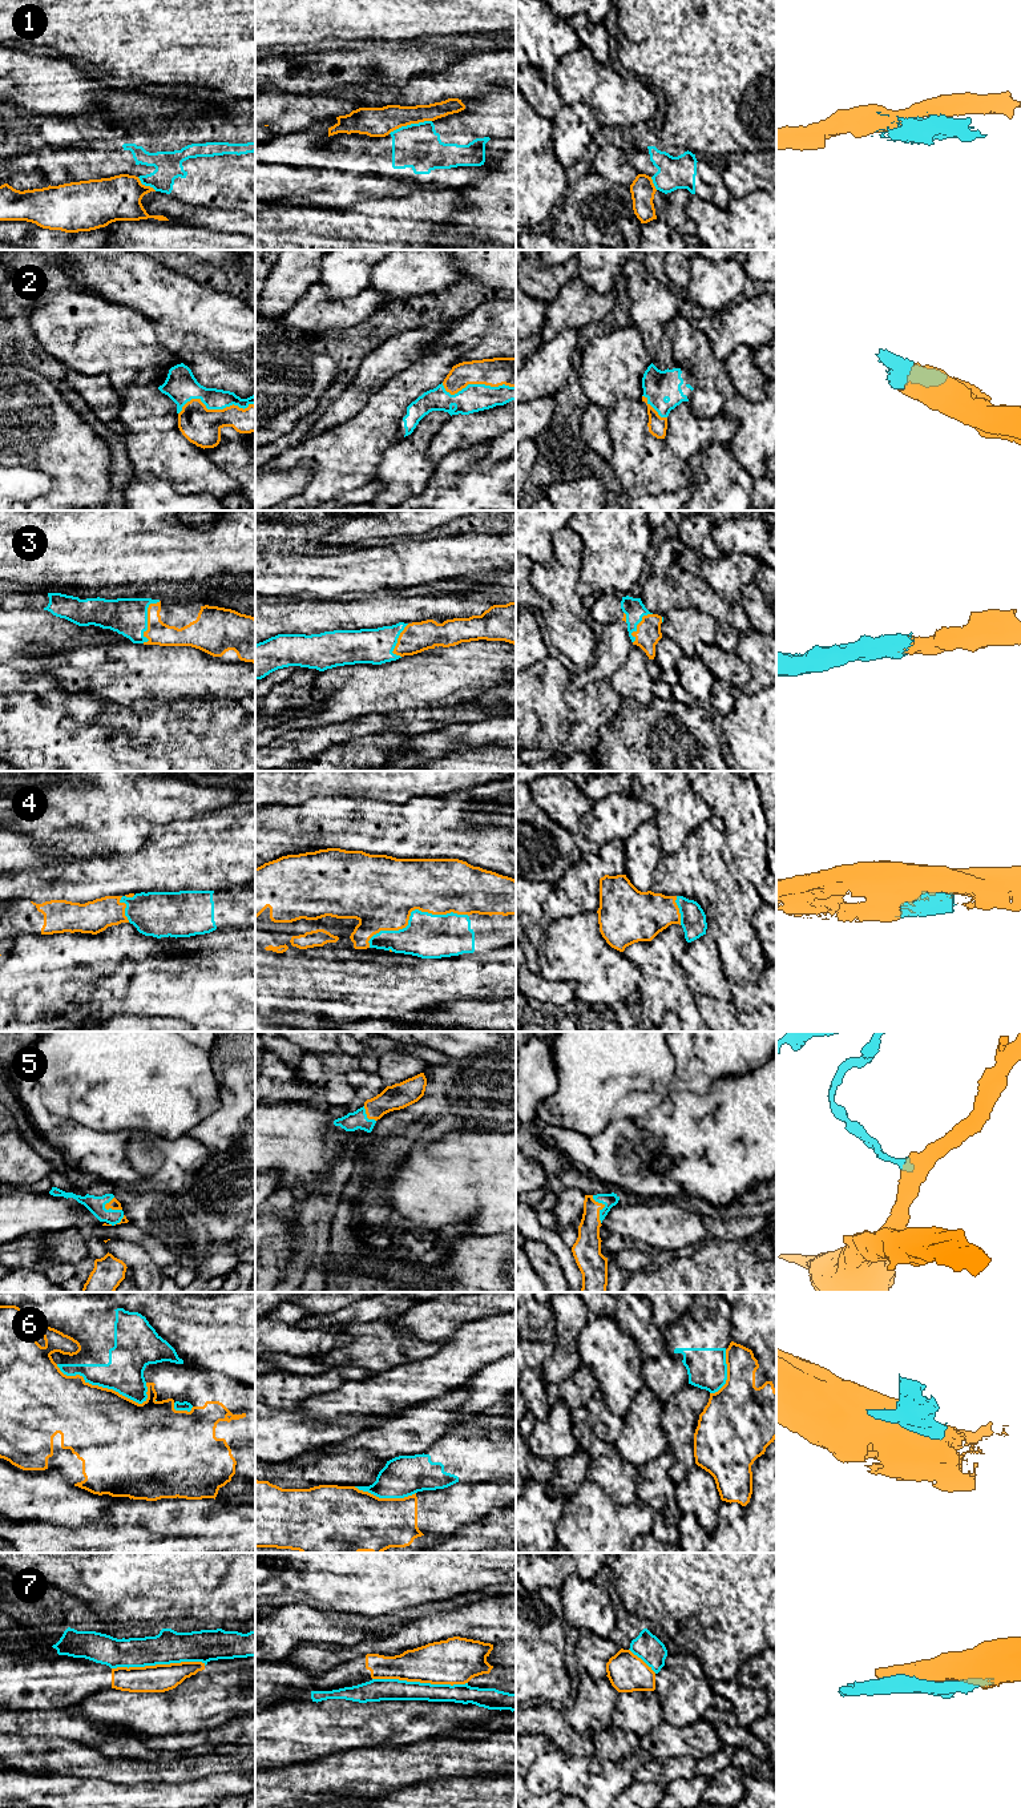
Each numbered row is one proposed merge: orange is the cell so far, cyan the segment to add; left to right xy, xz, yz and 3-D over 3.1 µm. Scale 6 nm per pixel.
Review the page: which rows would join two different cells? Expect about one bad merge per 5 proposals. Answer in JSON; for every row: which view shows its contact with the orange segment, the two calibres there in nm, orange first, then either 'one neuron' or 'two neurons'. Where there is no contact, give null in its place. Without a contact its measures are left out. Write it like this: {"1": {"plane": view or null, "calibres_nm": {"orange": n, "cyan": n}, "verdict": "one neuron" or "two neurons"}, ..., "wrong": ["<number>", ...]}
{"1": {"plane": "xz", "calibres_nm": {"orange": 180, "cyan": 280}, "verdict": "two neurons"}, "2": {"plane": "xy", "calibres_nm": {"orange": 220, "cyan": 200}, "verdict": "one neuron"}, "3": {"plane": "xy", "calibres_nm": {"orange": 140, "cyan": 220}, "verdict": "one neuron"}, "4": {"plane": "xz", "calibres_nm": {"orange": 440, "cyan": 280}, "verdict": "one neuron"}, "5": {"plane": "yz", "calibres_nm": {"orange": 150, "cyan": 80}, "verdict": "one neuron"}, "6": {"plane": "xy", "calibres_nm": {"orange": 460, "cyan": 240}, "verdict": "two neurons"}, "7": {"plane": "xz", "calibres_nm": {"orange": 280, "cyan": 130}, "verdict": "two neurons"}, "wrong": ["1", "6", "7"]}

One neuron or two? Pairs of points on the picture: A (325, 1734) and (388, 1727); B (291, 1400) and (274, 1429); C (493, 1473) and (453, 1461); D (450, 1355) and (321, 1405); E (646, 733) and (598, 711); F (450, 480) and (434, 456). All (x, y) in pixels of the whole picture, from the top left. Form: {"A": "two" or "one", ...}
{"A": "one", "B": "two", "C": "one", "D": "one", "E": "two", "F": "two"}

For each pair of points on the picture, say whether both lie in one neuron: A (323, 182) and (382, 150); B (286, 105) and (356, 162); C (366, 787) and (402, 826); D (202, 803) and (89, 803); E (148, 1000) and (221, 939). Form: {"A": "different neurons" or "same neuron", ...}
{"A": "same neuron", "B": "different neurons", "C": "different neurons", "D": "same neuron", "E": "different neurons"}

